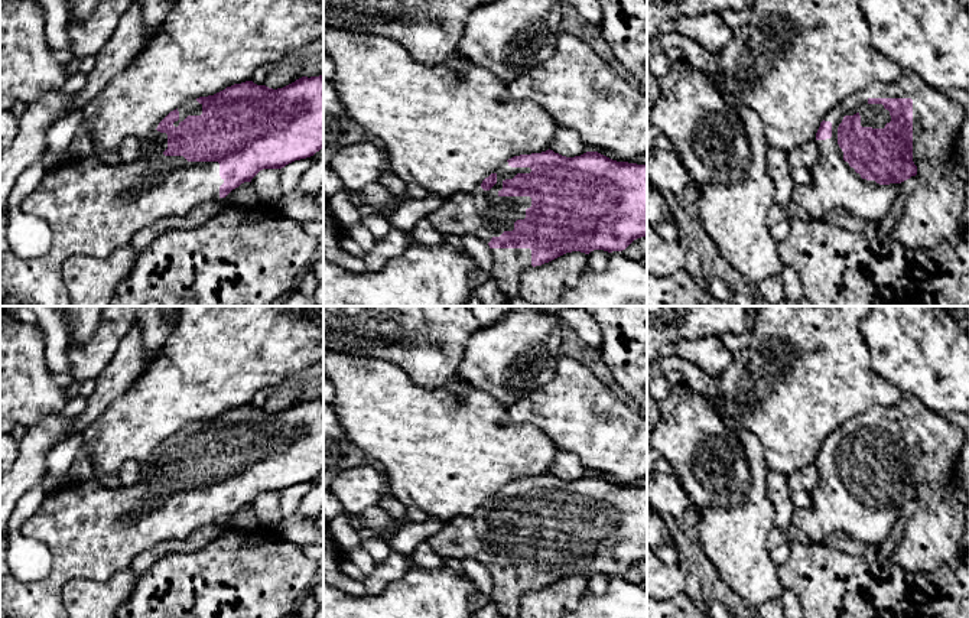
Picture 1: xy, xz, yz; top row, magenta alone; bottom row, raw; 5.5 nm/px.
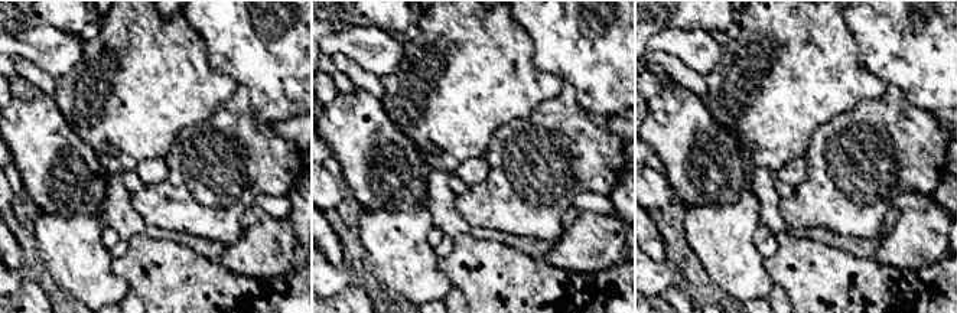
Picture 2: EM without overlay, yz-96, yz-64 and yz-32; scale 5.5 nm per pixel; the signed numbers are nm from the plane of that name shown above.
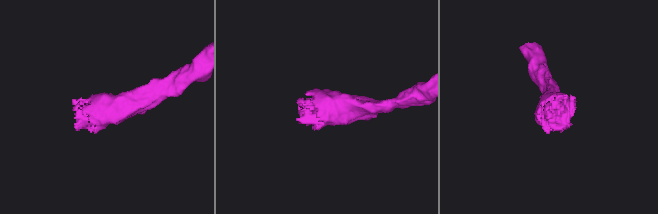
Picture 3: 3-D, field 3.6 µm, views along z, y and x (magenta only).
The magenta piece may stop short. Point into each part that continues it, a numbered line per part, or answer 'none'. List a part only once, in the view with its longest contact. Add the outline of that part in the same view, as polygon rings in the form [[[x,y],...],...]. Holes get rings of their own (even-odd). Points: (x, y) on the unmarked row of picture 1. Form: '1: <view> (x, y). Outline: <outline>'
1: yz (936, 442). Outline: [[[903,393],[892,407],[874,406],[866,413],[849,419],[835,429],[825,445],[832,446],[832,461],[816,464],[819,482],[810,491],[812,507],[796,508],[793,524],[803,530],[812,543],[843,531],[868,544],[881,544],[891,534],[900,507],[879,508],[862,502],[848,485],[838,468],[838,451],[845,439],[861,439],[862,451],[884,452],[891,445],[882,427],[869,427],[869,422],[913,423],[913,485],[943,488],[947,475],[957,468],[957,456],[966,433],[946,417],[926,409],[918,399]]]

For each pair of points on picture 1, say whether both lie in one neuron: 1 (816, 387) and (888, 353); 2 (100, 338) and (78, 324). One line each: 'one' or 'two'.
1: two
2: two

